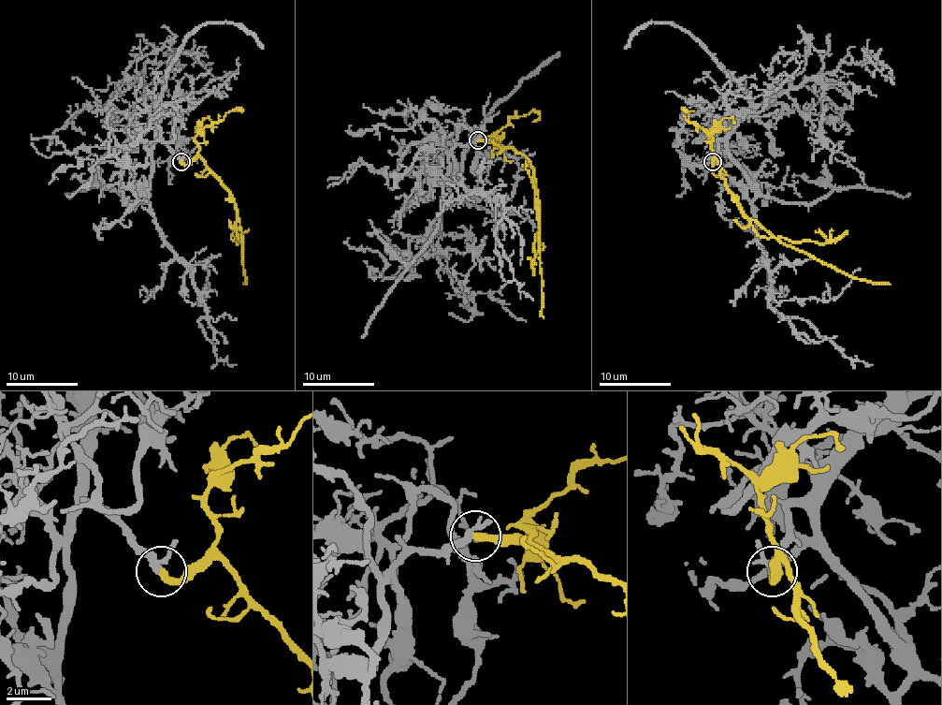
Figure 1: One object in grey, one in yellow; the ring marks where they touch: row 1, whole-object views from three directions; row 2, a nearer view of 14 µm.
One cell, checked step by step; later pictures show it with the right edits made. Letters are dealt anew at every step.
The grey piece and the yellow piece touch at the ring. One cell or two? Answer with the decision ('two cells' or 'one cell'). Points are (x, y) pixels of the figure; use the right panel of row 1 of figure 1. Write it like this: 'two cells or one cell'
one cell

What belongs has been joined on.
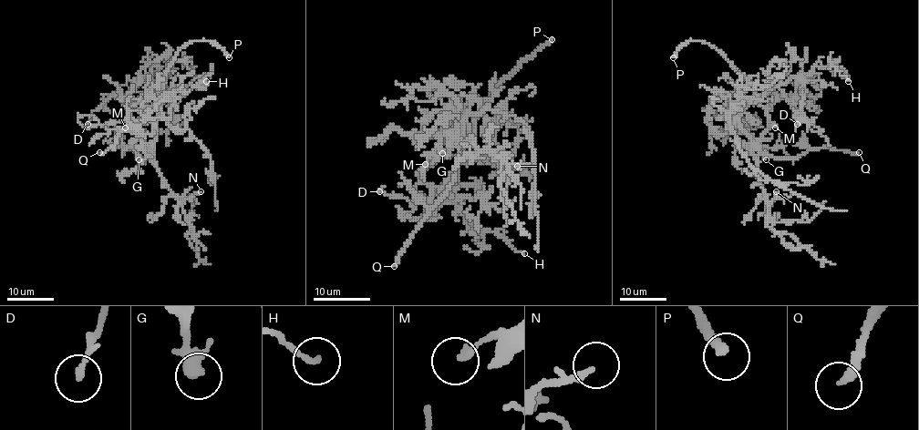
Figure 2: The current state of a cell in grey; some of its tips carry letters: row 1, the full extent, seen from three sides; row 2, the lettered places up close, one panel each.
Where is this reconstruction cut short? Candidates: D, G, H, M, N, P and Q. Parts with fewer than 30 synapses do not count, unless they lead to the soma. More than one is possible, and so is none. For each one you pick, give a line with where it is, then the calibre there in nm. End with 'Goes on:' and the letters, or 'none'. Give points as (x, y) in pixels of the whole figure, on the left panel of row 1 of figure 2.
G: place (139, 159); calibre 380 nm
P: place (229, 57); calibre 320 nm
Q: place (99, 152); calibre 280 nm
Goes on: G, P, Q

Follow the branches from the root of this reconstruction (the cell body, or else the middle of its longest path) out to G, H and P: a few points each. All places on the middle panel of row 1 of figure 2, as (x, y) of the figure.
G: (463, 125), (463, 135), (459, 140), (449, 140), (445, 136), (439, 138), (442, 153)
H: (463, 125), (466, 122), (465, 158), (450, 187), (453, 204), (468, 227), (494, 230), (524, 253)
P: (463, 125), (466, 122), (466, 136), (469, 138), (479, 112), (496, 87), (523, 61), (552, 39)

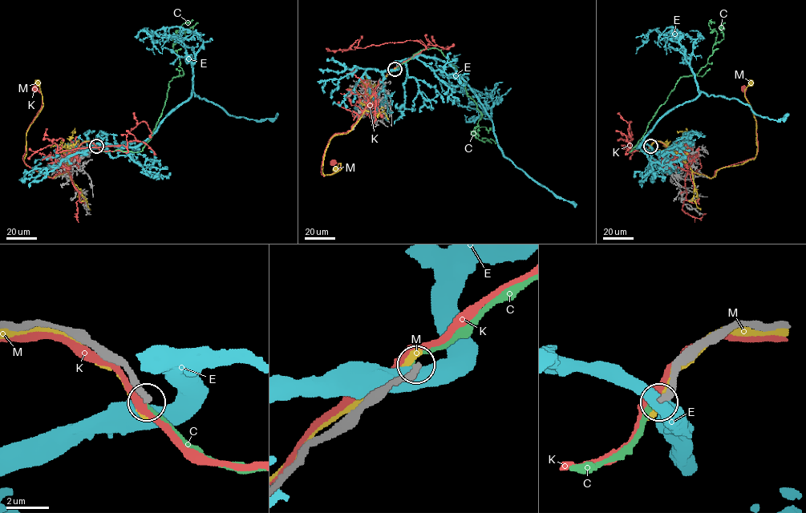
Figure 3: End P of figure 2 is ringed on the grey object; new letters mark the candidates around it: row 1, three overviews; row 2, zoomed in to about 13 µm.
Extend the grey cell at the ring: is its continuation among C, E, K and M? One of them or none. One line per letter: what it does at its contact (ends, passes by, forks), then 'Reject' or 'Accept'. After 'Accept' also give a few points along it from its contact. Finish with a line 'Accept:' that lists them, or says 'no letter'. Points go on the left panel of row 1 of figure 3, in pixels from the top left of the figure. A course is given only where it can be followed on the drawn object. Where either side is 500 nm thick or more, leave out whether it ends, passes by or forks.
C: It ends there. Reject
E: Reject
K: It passes by. Reject
M: It ends there. Reject
Accept: no letter

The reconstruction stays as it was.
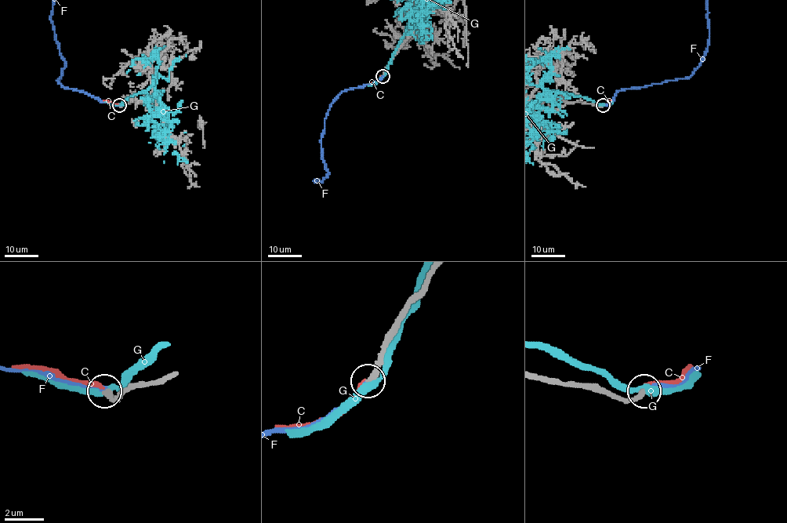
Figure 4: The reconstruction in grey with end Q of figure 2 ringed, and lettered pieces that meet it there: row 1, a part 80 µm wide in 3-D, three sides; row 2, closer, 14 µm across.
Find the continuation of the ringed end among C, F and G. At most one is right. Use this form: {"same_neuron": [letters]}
{"same_neuron": ["F"]}

